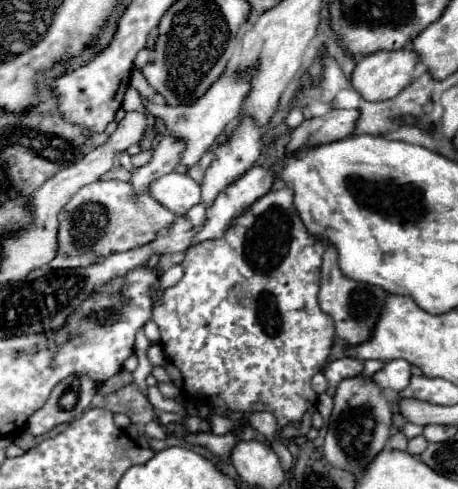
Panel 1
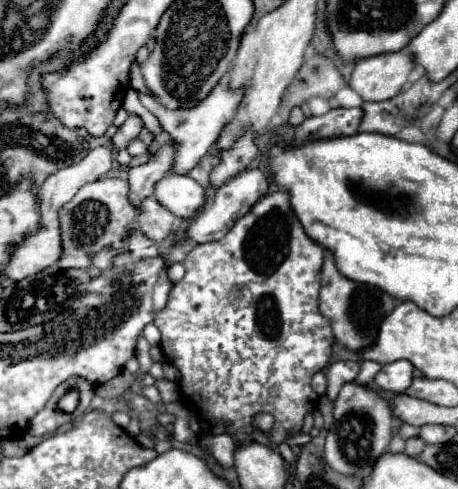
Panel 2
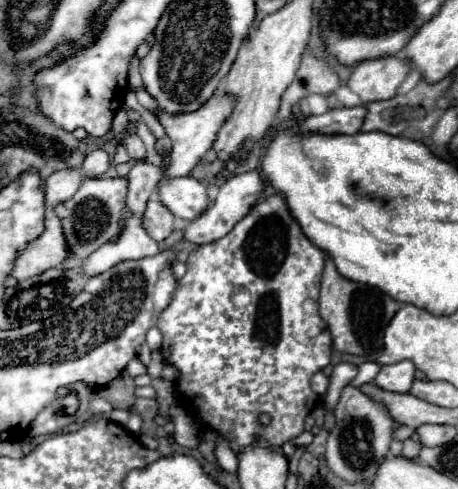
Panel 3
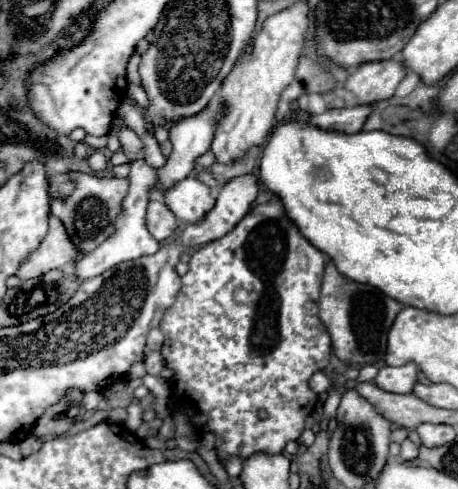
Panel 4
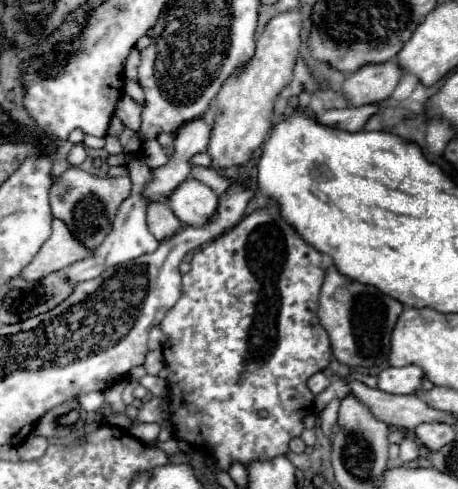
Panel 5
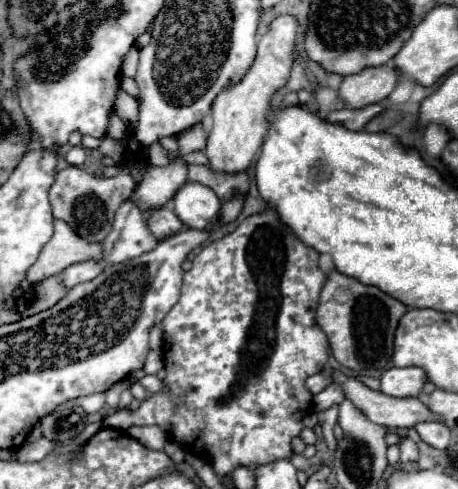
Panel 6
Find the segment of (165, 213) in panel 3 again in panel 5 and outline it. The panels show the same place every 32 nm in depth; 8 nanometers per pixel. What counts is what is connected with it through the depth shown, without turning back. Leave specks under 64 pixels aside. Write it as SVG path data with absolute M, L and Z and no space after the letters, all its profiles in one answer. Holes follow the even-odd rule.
M152 202L148 204L148 230L154 234L156 240L166 240L180 230L180 220L174 216L166 202Z

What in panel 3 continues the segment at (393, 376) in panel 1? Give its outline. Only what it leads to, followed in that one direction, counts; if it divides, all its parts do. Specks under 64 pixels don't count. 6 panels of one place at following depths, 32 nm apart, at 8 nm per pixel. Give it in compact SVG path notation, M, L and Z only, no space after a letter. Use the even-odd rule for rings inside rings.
M402 360L400 364L382 366L374 384L388 392L408 392L414 382L414 372L416 372L414 364L410 360Z

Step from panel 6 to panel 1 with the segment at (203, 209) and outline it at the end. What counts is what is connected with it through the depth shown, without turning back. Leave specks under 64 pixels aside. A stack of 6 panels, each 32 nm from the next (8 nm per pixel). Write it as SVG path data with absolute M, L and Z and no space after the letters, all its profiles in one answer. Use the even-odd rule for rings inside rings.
M170 172L150 182L150 194L174 214L184 214L200 200L200 186L184 172Z

